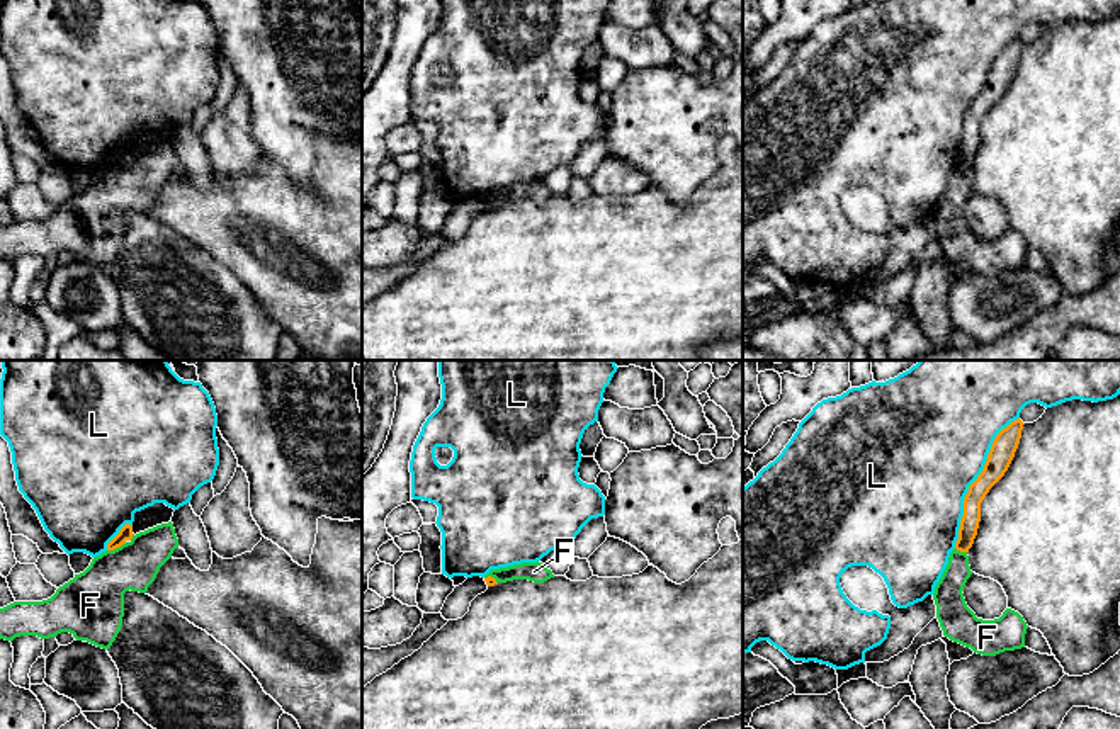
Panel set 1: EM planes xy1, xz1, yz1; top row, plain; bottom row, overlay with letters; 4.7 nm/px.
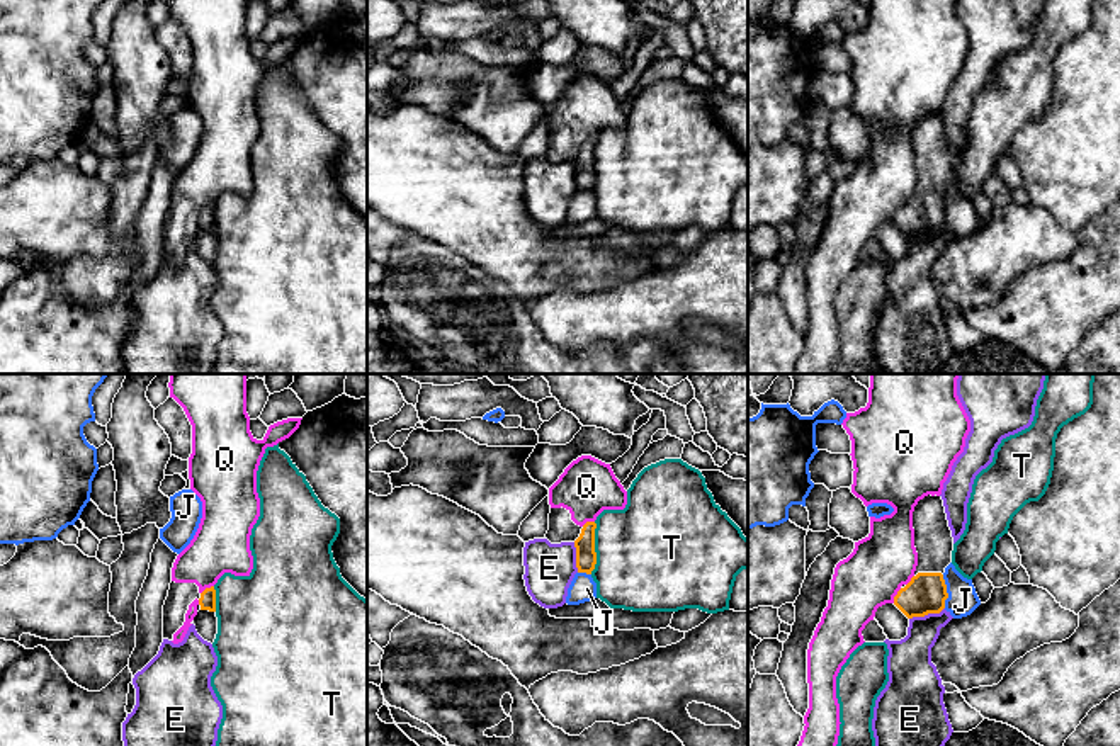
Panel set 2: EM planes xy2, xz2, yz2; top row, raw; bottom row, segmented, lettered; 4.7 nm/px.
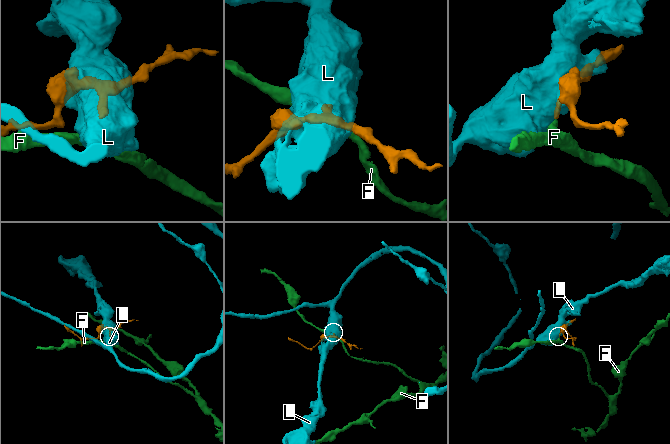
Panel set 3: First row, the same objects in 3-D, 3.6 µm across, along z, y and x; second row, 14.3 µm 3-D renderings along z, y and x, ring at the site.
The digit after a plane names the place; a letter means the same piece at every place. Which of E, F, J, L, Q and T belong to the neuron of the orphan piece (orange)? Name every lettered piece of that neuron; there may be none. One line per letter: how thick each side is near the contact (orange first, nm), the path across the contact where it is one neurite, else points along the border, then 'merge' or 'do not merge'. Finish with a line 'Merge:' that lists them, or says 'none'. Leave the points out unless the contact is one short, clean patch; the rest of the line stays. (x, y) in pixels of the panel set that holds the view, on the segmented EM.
E: 190 nm thick on the orange side, 200 nm on the other; border along yz2 (944, 607), (938, 612), (910, 619); do not merge
F: 70 nm thick on the orange side, 260 nm on the other; border along xy1 (126, 542), (107, 551); do not merge
J: 190 nm thick on the orange side, 150 nm on the other; do not merge
L: 120 nm thick on the orange side, 500 nm on the other; do not merge
Q: 190 nm thick on the orange side, 300 nm on the other; border along yz2 (901, 588), (893, 602); do not merge
T: 100 nm thick on the orange side, 480 nm on the other; do not merge
Merge: none

